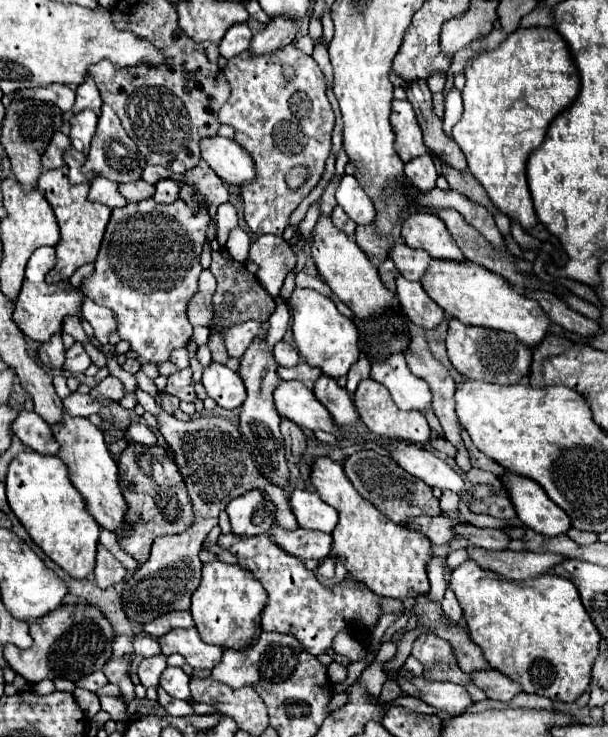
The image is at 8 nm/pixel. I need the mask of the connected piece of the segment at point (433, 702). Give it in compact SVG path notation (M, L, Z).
M403 671L397 675L397 683L407 695L419 697L429 707L437 711L445 711L451 717L465 713L475 703L471 695L465 691L465 687L455 683L437 683L437 681L427 683L423 681L423 677L411 677L405 675Z

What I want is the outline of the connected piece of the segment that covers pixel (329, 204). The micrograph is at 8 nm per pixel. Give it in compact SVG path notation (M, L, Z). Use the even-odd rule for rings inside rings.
M333 175L331 183L327 185L325 193L321 195L321 213L323 213L323 215L331 215L331 211L333 211L333 209L335 209L335 205L337 205L337 201L335 201L335 187L337 187L339 179L341 179L341 177Z

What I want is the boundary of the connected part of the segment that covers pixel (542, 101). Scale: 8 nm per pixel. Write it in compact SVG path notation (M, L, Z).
M529 27L513 31L497 49L481 53L465 69L465 89L463 89L463 117L453 127L453 139L465 153L469 171L483 185L491 203L509 219L517 221L525 231L537 225L533 211L531 193L525 177L527 157L543 141L545 131L555 115L567 109L579 93L579 71L567 43L553 31L553 27Z

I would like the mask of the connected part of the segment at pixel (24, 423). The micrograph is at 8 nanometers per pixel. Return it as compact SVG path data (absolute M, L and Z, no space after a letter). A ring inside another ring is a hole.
M21 411L11 429L23 441L23 445L37 453L55 455L59 451L59 443L55 441L49 423L45 423L35 411Z

